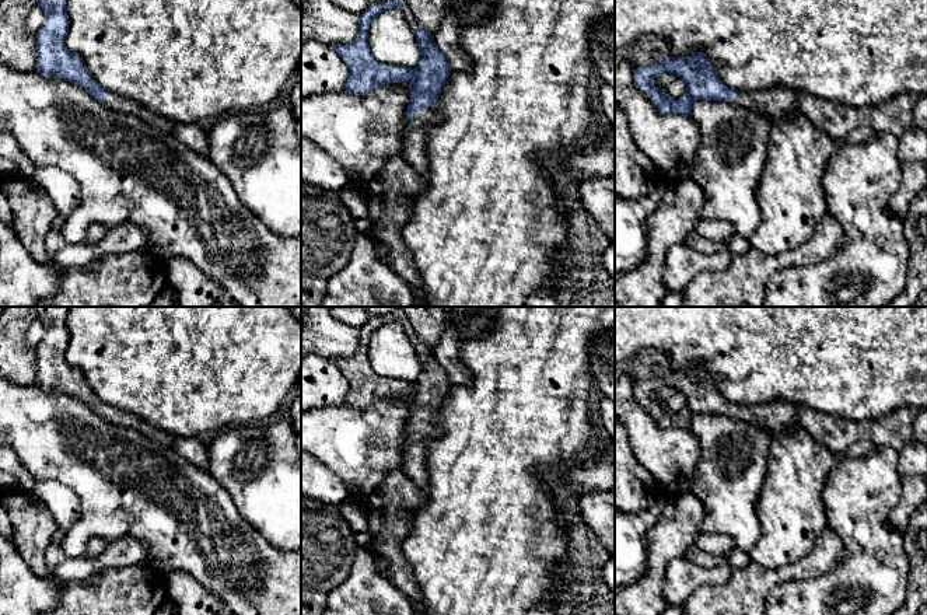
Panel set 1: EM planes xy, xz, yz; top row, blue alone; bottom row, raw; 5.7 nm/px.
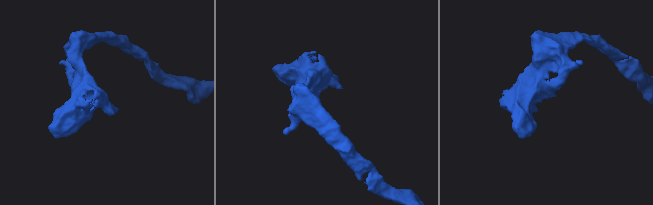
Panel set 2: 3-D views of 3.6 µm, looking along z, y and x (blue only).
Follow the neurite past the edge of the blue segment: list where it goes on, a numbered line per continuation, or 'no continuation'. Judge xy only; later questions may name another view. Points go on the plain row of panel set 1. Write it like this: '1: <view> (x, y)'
1: xy (122, 418)

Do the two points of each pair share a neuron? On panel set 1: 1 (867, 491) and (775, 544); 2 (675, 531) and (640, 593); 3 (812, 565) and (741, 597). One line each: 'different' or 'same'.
1: different
2: same
3: same

